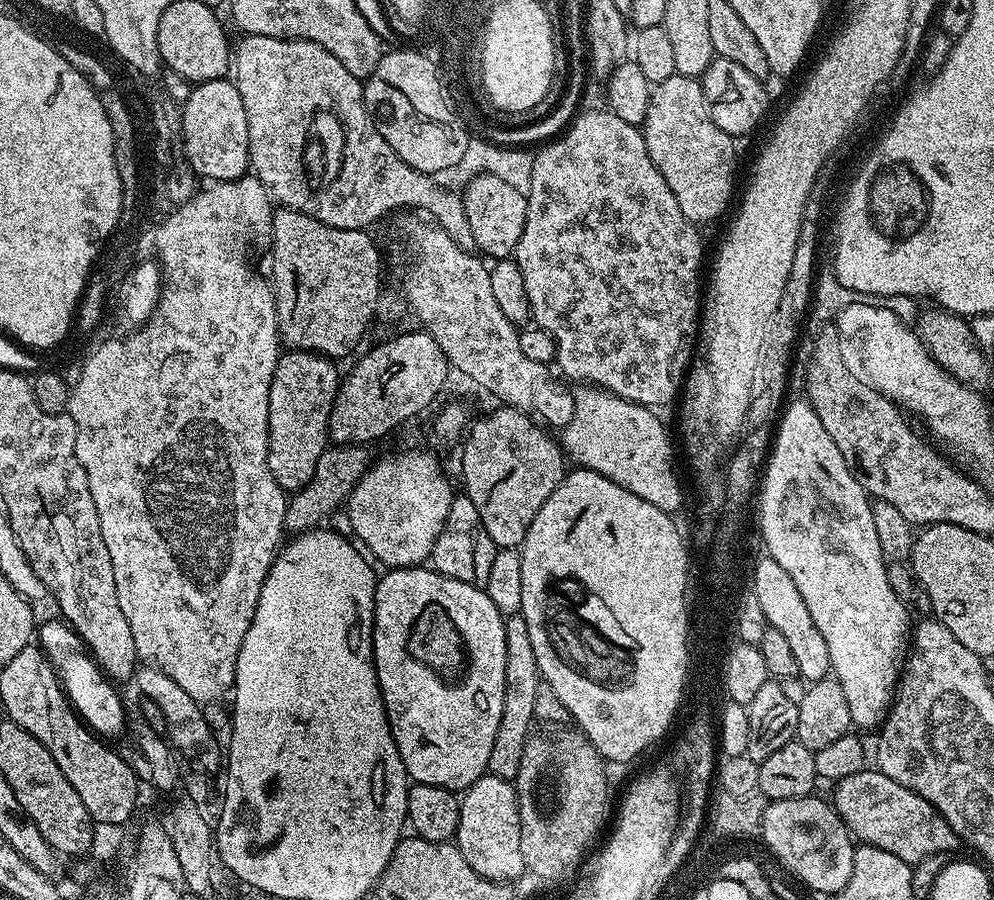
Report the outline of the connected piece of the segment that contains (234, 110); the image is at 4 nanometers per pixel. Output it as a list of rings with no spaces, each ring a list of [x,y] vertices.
[[[231,79],[208,80],[205,84],[195,85],[190,94],[190,98],[182,105],[181,120],[185,144],[185,158],[191,158],[192,164],[196,164],[196,168],[200,168],[200,172],[205,172],[208,176],[217,176],[219,180],[222,181],[236,180],[249,171],[248,151],[250,150],[250,130],[246,126],[246,106],[242,106],[242,94],[238,94],[235,83],[233,83]]]

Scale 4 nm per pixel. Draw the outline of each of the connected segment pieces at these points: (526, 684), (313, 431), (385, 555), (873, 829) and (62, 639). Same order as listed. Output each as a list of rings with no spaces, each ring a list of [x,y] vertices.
[[[509,615],[504,621],[506,630],[506,686],[502,702],[502,722],[498,722],[498,734],[494,734],[494,750],[490,750],[488,772],[503,780],[515,781],[518,766],[522,766],[522,750],[526,746],[532,724],[536,720],[534,698],[542,679],[538,662],[534,658],[534,646],[530,646],[530,629],[523,616]]]
[[[288,350],[280,355],[270,382],[270,418],[268,419],[268,465],[274,482],[285,494],[298,491],[310,478],[318,458],[330,447],[328,423],[336,394],[342,383],[337,361],[319,352]]]
[[[412,448],[409,452],[396,452],[393,456],[384,456],[379,460],[380,457],[356,483],[346,501],[348,520],[356,531],[355,539],[367,549],[373,561],[381,560],[385,569],[415,568],[423,565],[432,555],[434,542],[438,542],[438,534],[442,534],[448,507],[452,505],[452,484],[444,477],[444,472],[432,452],[419,452]]]
[[[865,770],[858,774],[850,774],[850,778],[842,778],[835,781],[836,793],[830,796],[831,803],[836,813],[842,818],[842,822],[848,827],[848,831],[860,844],[870,844],[875,848],[886,850],[902,862],[916,865],[922,858],[930,858],[930,854],[951,854],[956,847],[961,847],[961,840],[956,837],[950,822],[942,818],[942,814],[926,798],[914,794],[914,790],[906,790],[902,782],[894,782],[894,778],[886,778],[878,770]]]
[[[50,619],[39,627],[38,638],[44,654],[48,657],[69,704],[77,715],[98,736],[111,740],[121,737],[126,728],[126,711],[123,710],[119,689],[109,680],[104,670],[86,651],[83,640],[70,628],[65,628],[61,619]]]

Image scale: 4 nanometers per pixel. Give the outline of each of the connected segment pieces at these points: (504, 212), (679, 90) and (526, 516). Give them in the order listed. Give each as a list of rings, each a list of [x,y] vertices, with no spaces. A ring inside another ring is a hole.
[[[481,172],[465,183],[462,192],[461,200],[469,219],[470,230],[473,231],[476,249],[485,257],[490,256],[489,259],[492,260],[507,259],[515,253],[525,226],[527,197],[512,184],[514,183],[507,178]]]
[[[679,74],[666,78],[666,82],[652,85],[650,106],[642,125],[646,150],[658,166],[662,178],[666,178],[666,186],[674,190],[674,198],[678,198],[678,207],[682,214],[697,226],[703,226],[707,220],[716,220],[728,208],[728,199],[732,196],[732,183],[736,180],[736,144],[737,141],[726,130],[718,130],[714,126],[714,118],[710,118],[710,106],[706,102],[703,83],[694,76]]]
[[[496,406],[481,420],[473,419],[463,437],[464,453],[460,456],[463,491],[474,502],[482,526],[486,526],[486,534],[490,534],[497,548],[519,548],[523,544],[534,514],[542,510],[542,502],[554,494],[565,478],[566,453],[547,434],[527,412]]]

